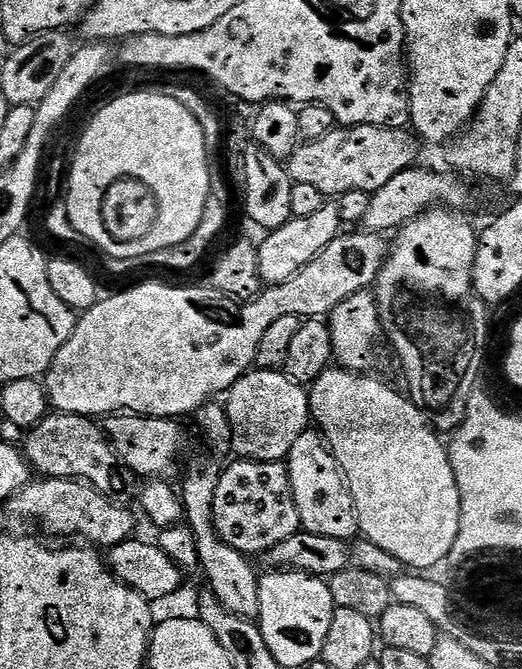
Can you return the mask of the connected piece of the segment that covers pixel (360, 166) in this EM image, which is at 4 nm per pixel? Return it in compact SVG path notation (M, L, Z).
M359 124L353 128L338 126L326 138L301 143L296 153L286 161L293 184L314 186L326 198L339 198L350 190L377 192L402 170L413 167L420 156L421 141L415 131L386 128L382 124Z

